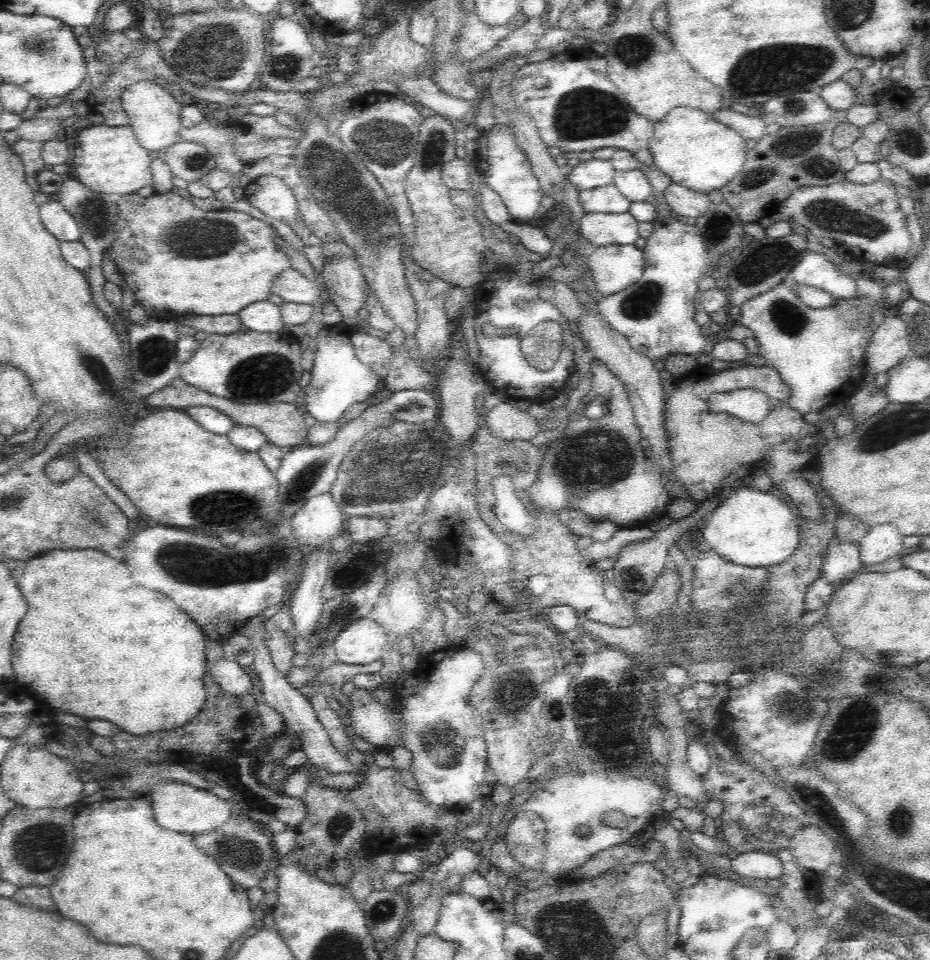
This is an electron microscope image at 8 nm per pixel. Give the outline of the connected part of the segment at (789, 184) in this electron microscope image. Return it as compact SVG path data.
M836 111L833 118L823 124L811 126L775 127L776 134L762 136L756 141L756 148L748 150L742 170L726 186L722 187L722 196L734 208L742 222L759 222L762 218L774 217L776 206L784 202L792 191L804 186L828 186L845 178L845 170L840 167L837 150L833 147L833 132L838 124L847 121L847 112Z

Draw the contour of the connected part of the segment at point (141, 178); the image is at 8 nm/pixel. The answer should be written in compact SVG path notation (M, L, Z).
M100 124L80 132L74 142L74 176L82 184L96 192L110 197L136 193L145 186L151 186L150 151L142 148L129 125L112 127Z

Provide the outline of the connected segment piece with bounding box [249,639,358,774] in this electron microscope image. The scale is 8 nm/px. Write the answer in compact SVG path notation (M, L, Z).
M250 639L249 646L254 651L253 663L250 668L260 676L264 702L269 708L274 708L276 712L284 717L286 732L291 732L295 737L302 740L302 751L306 753L309 764L330 774L358 771L357 767L350 762L348 757L344 757L333 746L326 729L317 719L317 714L313 709L315 702L300 692L295 682L288 680L288 677L278 672L278 669L274 666L267 641L264 639Z

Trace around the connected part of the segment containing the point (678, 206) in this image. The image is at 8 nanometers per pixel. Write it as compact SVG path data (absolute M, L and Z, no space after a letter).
M671 183L663 191L666 196L668 206L674 212L678 212L680 216L688 216L688 218L700 218L708 212L710 200L708 194L698 192L680 184Z

